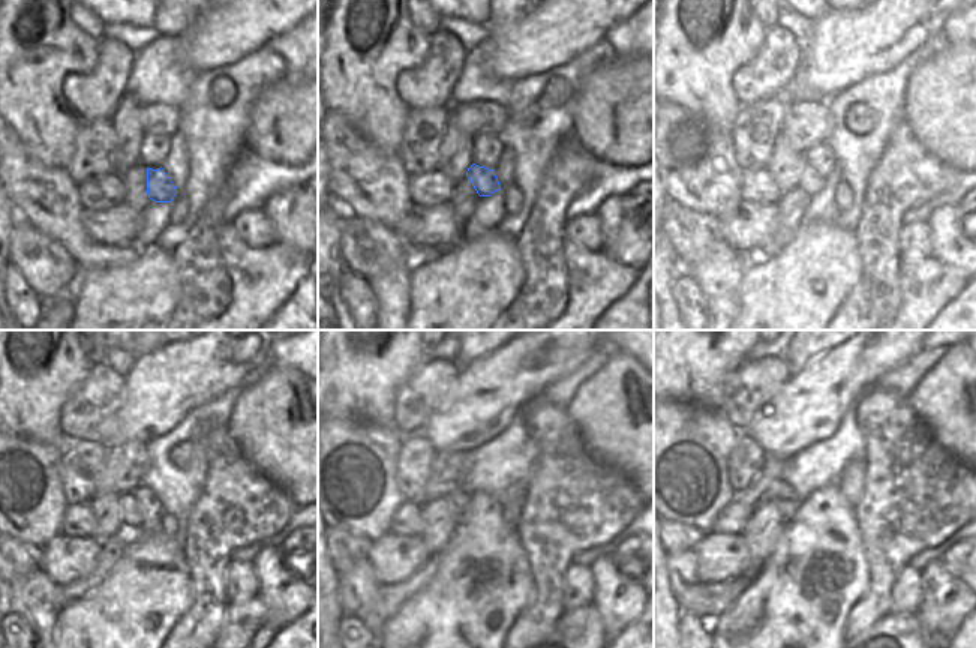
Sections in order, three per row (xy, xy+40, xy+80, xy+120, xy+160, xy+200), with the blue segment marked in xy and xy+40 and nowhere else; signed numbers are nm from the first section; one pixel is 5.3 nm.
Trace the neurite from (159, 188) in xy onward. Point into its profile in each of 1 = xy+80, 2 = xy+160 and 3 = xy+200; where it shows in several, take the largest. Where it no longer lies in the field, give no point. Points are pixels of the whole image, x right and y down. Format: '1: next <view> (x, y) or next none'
1: next xy+80 (810, 182)
2: next xy+160 (459, 501)
3: next xy+200 (784, 498)

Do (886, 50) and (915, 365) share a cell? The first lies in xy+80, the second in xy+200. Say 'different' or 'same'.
different

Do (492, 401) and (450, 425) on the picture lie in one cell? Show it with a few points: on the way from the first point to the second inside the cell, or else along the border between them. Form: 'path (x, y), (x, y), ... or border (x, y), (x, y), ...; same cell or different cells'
path (482, 404), (461, 423); same cell

